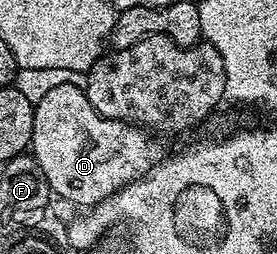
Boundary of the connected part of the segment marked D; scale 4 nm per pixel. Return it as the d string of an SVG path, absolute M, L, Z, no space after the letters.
M59 85L47 92L33 106L35 111L35 127L33 128L33 143L31 156L43 167L43 175L47 179L50 190L69 201L74 201L81 207L98 205L112 193L118 193L124 185L129 185L136 177L141 177L148 169L153 168L162 160L161 145L156 136L150 135L140 125L129 124L126 121L116 121L105 118L97 113L84 88L71 85Z

